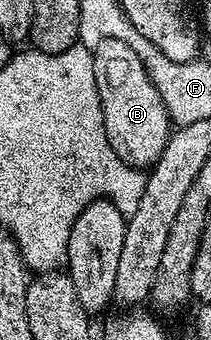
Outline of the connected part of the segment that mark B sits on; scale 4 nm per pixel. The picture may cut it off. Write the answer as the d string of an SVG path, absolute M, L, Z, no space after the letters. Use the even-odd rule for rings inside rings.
M118 38L103 39L92 53L92 61L108 141L118 158L133 168L147 169L156 163L170 135L167 106L152 85L138 54L126 42Z

